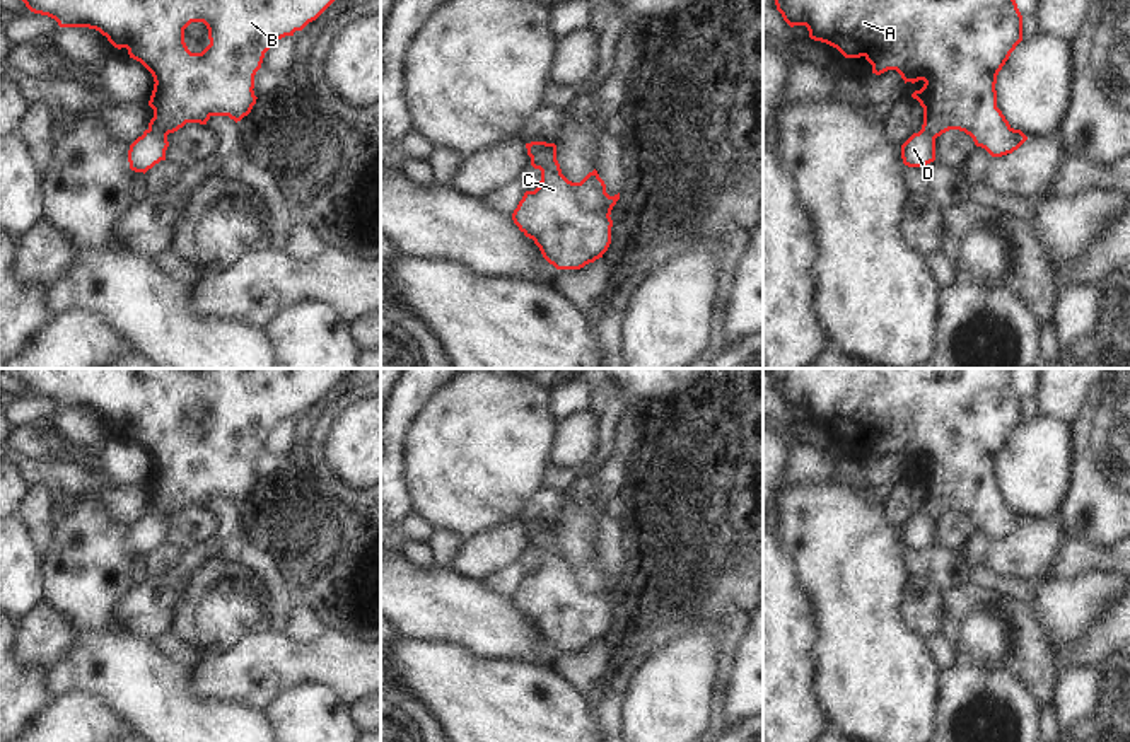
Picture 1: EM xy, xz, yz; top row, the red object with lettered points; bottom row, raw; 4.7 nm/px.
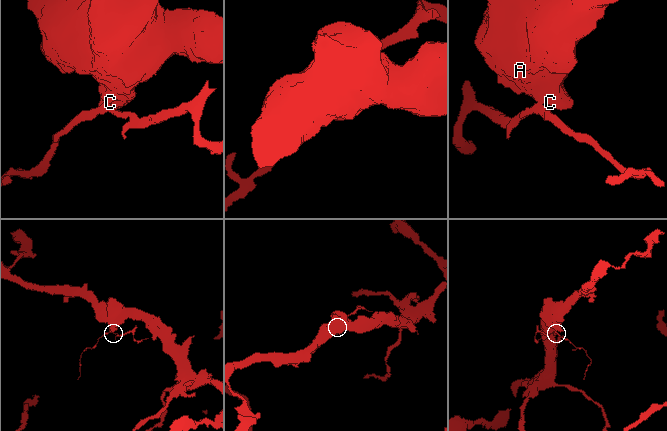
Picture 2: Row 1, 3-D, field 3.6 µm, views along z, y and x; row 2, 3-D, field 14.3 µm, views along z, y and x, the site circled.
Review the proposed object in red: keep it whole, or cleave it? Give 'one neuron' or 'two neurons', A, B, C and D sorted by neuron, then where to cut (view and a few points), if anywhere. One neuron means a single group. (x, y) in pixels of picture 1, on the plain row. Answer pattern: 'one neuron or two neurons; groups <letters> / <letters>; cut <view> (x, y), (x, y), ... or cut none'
two neurons; groups A B C / D; cut xy (149, 509), (166, 517)

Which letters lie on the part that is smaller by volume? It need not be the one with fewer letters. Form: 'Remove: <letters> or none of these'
Remove: D

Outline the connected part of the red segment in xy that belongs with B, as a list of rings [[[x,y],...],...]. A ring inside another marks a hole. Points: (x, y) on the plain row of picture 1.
[[[2,368],[26,385],[26,389],[41,397],[48,397],[60,409],[89,409],[99,413],[108,423],[121,432],[126,430],[130,440],[140,443],[154,459],[154,472],[149,488],[154,491],[154,500],[149,505],[152,513],[174,515],[186,505],[207,507],[212,498],[229,498],[236,505],[248,498],[256,486],[254,457],[261,450],[265,435],[285,418],[294,418],[309,404],[316,403],[348,368]],[[191,404],[203,404],[208,411],[210,426],[201,435],[191,435],[184,425],[184,411]]]

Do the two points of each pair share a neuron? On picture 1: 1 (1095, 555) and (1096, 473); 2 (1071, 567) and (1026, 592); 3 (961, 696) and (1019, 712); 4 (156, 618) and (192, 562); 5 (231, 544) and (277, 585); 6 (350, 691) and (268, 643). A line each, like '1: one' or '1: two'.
1: two
2: one
3: one
4: one
5: one
6: one

